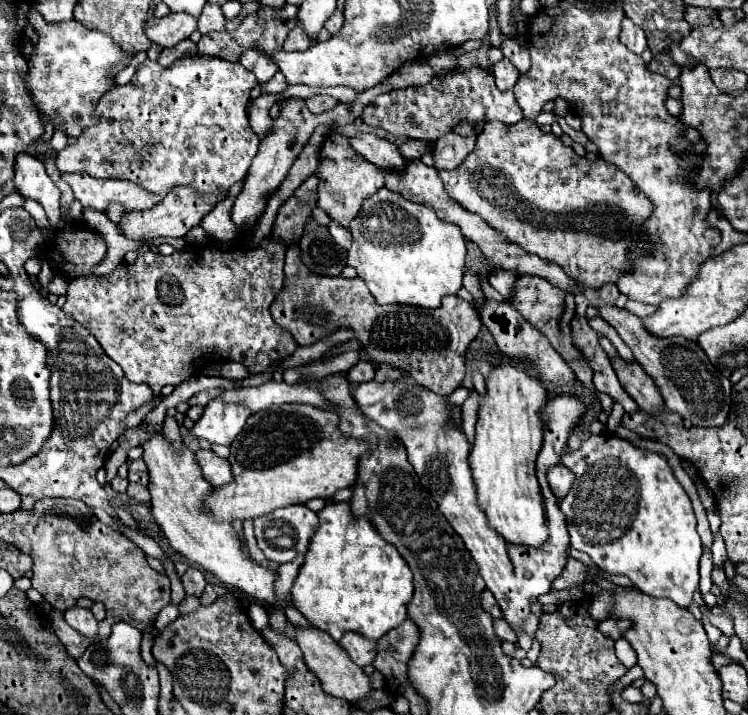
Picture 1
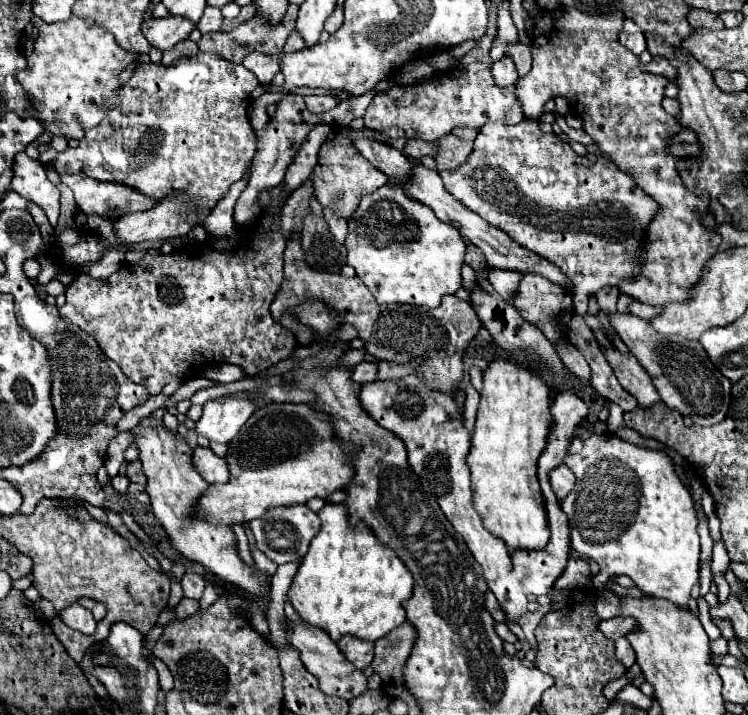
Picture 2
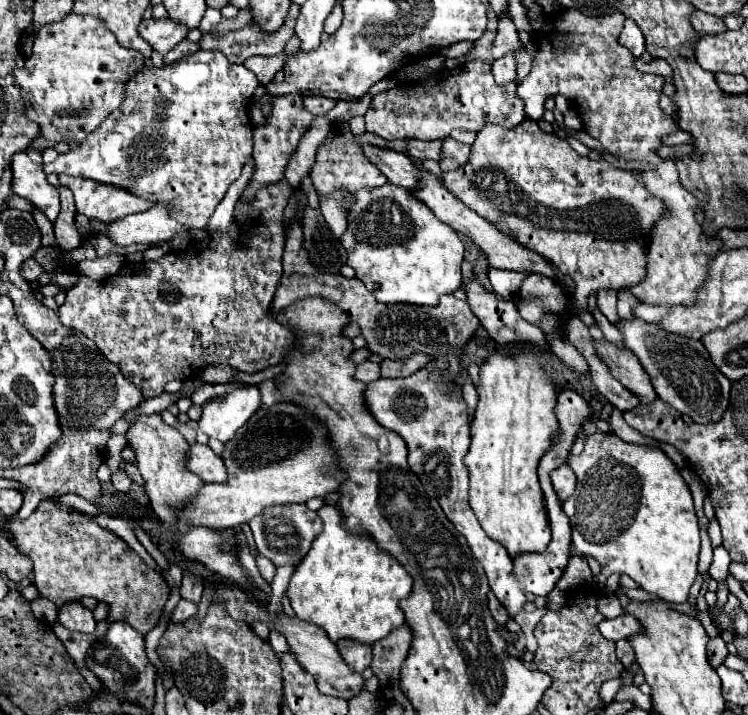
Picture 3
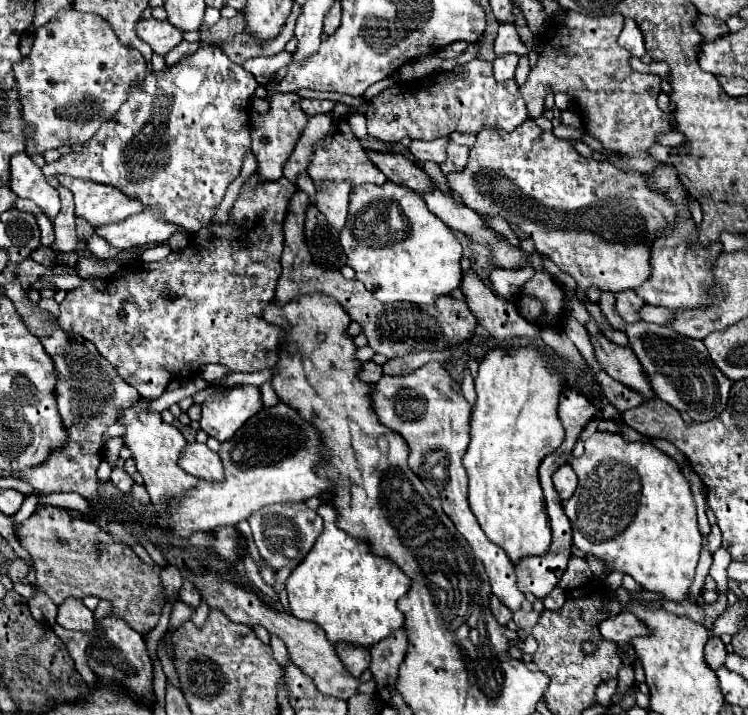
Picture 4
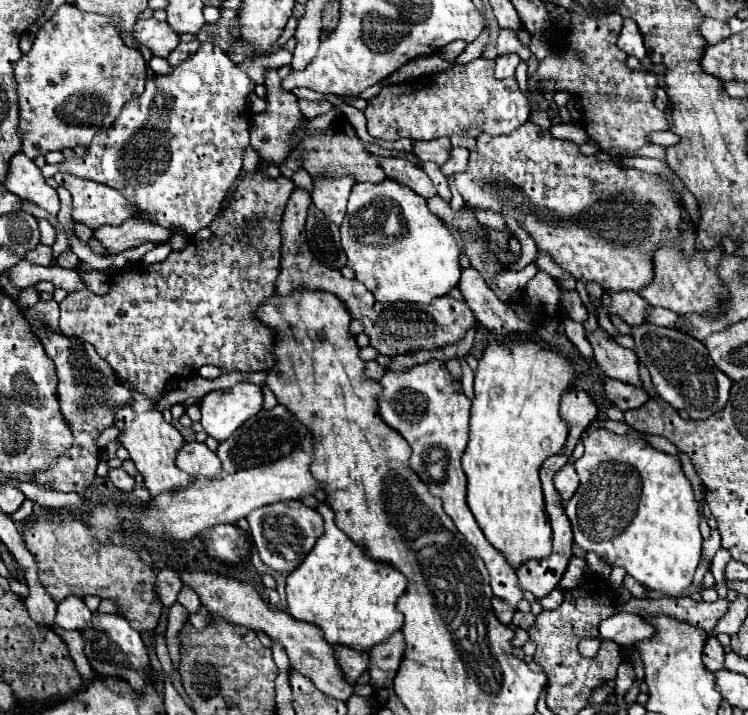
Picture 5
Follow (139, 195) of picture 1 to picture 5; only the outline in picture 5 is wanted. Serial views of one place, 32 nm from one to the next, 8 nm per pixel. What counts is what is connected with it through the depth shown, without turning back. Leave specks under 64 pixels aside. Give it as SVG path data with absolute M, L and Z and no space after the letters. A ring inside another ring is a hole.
M58 172L56 182L72 194L72 218L98 228L104 224L122 224L126 218L140 212L136 204L128 204L120 192L92 180L82 180L70 174Z

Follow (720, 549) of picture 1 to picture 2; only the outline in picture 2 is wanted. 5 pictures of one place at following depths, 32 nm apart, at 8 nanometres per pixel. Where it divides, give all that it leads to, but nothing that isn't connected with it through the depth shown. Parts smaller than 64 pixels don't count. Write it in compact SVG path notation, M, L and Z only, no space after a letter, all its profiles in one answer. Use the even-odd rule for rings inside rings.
M718 540L714 544L714 550L712 550L712 572L714 574L724 574L728 564L730 564L730 558L726 554L726 548L724 548L722 540Z

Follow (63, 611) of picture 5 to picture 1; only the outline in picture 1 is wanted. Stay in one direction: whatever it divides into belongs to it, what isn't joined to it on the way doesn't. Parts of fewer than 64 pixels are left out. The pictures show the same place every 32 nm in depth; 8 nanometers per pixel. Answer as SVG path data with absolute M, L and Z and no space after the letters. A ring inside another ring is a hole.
M74 606L74 608L70 608L70 610L64 612L64 618L84 638L88 638L92 642L98 640L98 622L96 622L96 618L94 618L94 614L90 610L84 610L84 608Z

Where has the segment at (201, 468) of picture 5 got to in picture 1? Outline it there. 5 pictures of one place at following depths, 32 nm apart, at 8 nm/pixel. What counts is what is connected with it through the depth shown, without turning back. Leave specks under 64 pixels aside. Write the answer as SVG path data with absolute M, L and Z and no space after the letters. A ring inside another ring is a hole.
M198 450L196 458L204 472L204 478L212 486L224 486L224 484L232 482L232 468L230 468L228 460L218 458L212 450Z

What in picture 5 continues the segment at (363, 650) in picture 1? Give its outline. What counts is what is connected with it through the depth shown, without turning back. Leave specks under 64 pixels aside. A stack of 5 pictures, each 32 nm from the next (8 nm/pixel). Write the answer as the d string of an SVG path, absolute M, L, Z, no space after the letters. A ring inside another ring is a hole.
M336 644L334 654L348 680L356 680L368 668L368 652L360 652L360 650Z

